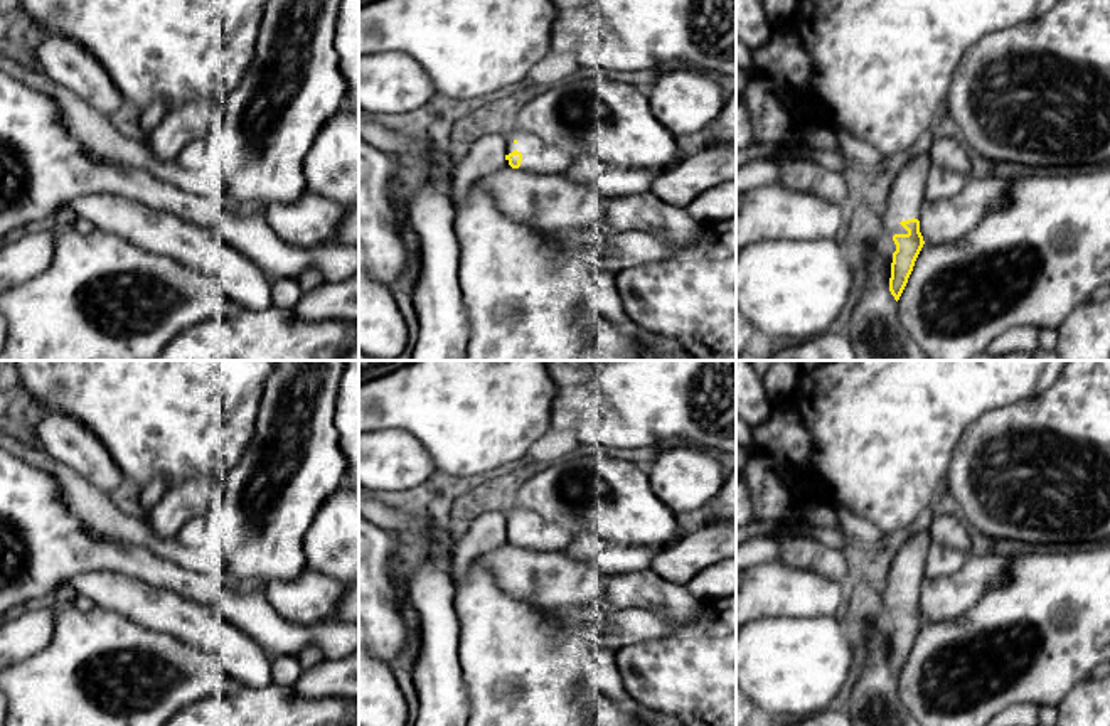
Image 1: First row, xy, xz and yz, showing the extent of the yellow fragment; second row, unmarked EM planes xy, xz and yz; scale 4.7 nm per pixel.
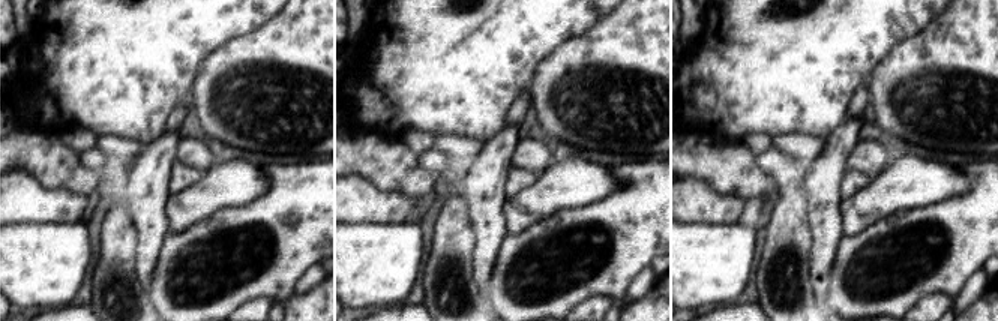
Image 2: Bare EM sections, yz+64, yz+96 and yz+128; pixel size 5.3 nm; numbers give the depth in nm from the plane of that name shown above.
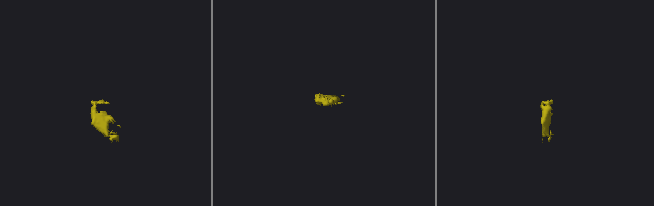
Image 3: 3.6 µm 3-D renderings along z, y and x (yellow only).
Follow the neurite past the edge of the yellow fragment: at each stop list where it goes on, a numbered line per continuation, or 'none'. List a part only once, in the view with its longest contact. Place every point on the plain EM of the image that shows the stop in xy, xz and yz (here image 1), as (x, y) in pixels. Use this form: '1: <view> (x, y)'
1: yz (905, 575)

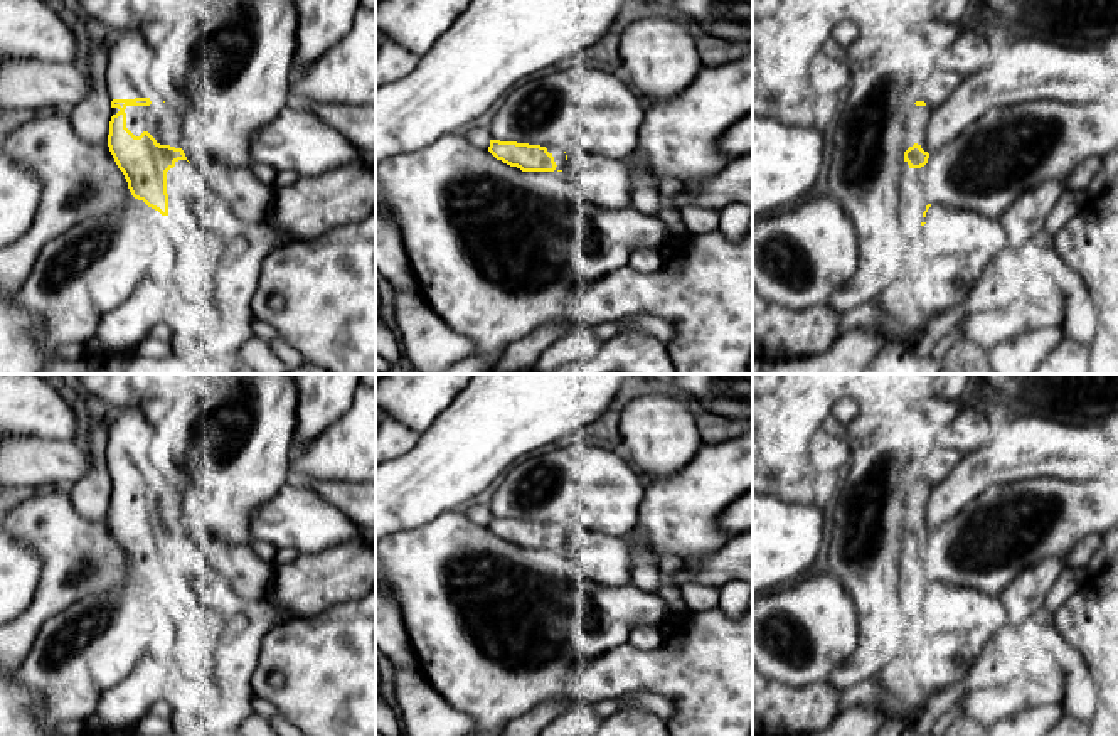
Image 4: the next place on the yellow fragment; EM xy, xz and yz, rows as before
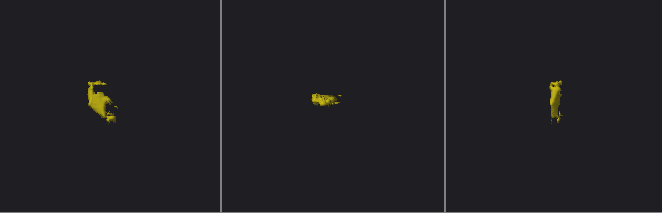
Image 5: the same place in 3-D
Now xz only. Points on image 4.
1: xz (559, 534)

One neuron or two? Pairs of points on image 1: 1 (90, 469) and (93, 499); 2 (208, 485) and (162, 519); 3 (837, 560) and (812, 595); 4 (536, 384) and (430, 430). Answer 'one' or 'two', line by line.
1: two
2: one
3: two
4: one

